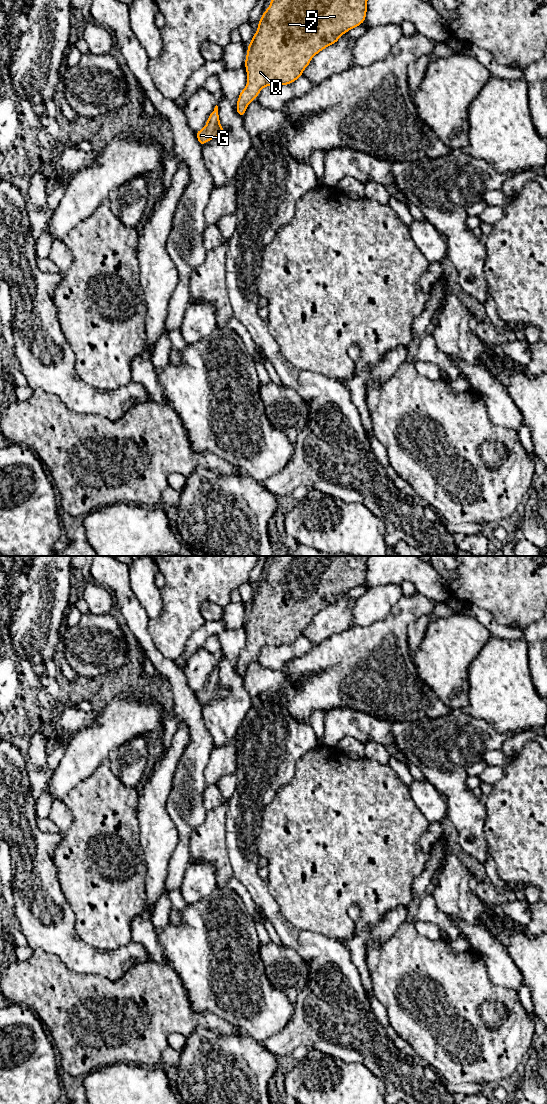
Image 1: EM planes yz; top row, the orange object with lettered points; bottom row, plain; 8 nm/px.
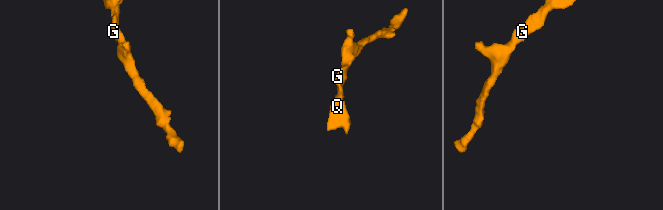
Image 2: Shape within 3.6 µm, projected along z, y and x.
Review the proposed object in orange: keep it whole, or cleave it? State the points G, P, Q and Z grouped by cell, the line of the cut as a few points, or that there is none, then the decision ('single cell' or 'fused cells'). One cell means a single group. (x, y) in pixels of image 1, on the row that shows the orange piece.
G P Q Z | no cut | single cell

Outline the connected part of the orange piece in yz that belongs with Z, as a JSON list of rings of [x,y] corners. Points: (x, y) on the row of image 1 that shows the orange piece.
[[[271,0],[248,45],[246,88],[240,92],[236,110],[243,118],[253,99],[266,86],[291,84],[302,76],[311,59],[352,28],[364,23],[367,0]]]

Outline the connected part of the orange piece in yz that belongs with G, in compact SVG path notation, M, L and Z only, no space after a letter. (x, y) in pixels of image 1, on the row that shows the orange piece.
M216 105L209 115L207 123L202 130L196 131L197 139L202 147L207 141L224 135L225 130L220 126L218 106Z

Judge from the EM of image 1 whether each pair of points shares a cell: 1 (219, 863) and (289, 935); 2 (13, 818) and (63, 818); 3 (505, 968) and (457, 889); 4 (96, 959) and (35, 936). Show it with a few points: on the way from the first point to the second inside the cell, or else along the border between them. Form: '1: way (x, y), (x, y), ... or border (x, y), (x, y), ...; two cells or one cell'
1: border (227, 851), (227, 857), (234, 874); two cells
2: way (28, 833), (33, 838), (54, 838), (59, 833); one cell
3: way (494, 948), (471, 925), (471, 921), (464, 909); one cell
4: way (81, 958), (57, 936), (50, 936); one cell

